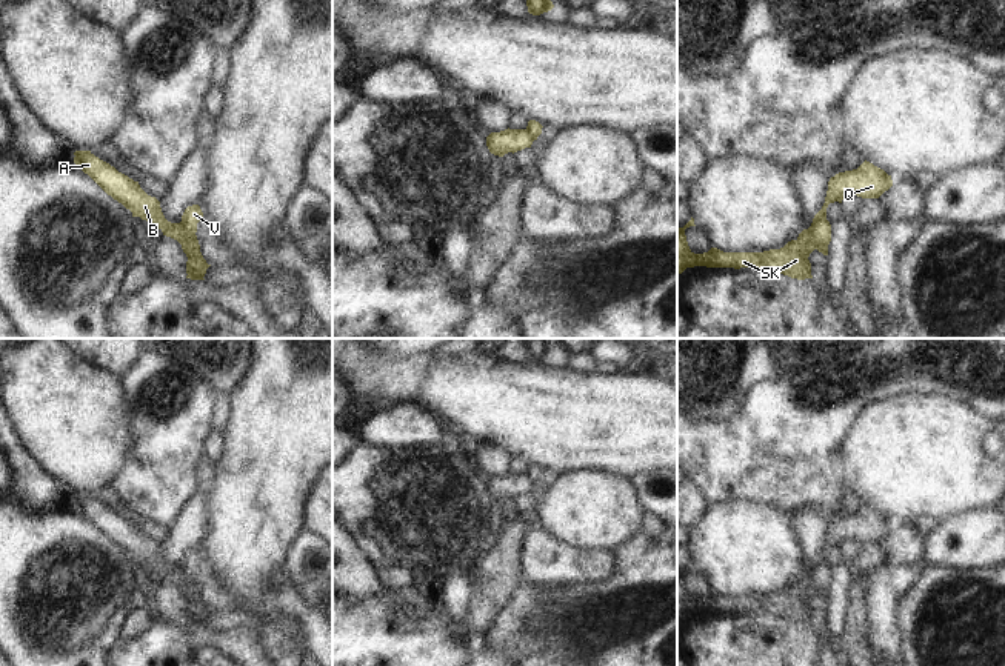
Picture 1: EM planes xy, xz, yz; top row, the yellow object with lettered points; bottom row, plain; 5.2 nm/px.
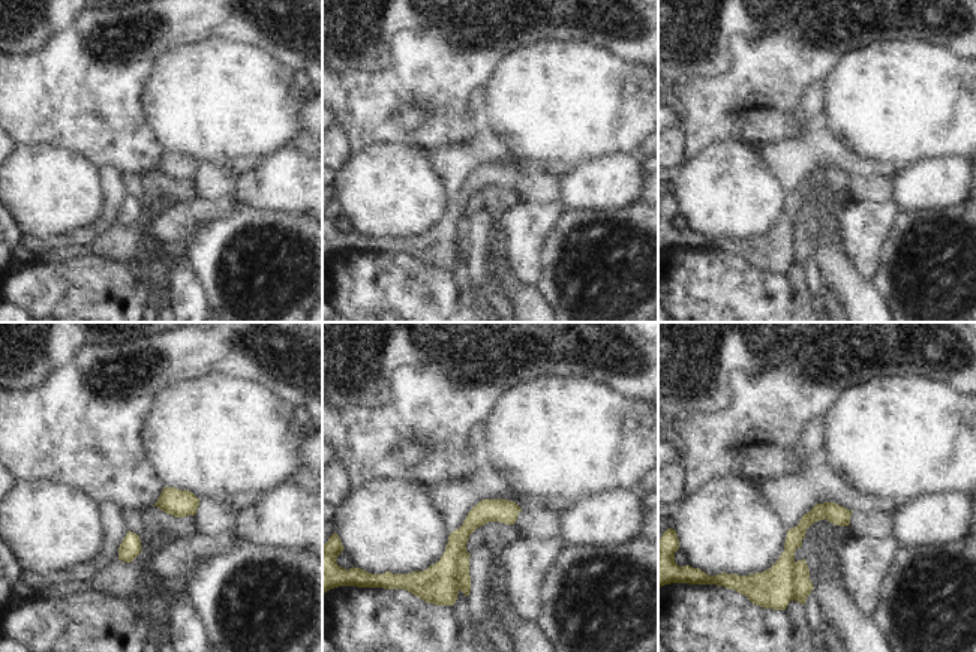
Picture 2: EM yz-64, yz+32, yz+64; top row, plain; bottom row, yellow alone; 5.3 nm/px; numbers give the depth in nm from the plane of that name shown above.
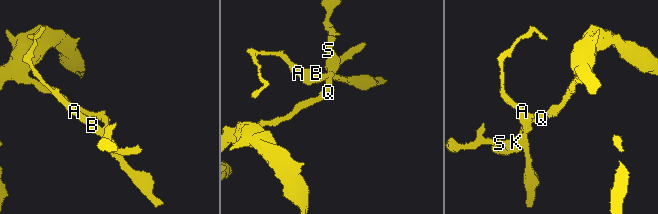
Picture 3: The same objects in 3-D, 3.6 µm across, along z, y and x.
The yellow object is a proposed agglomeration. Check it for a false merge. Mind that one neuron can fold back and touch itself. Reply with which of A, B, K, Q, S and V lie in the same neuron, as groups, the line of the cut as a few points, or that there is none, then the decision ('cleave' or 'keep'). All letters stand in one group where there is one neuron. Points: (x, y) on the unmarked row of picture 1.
A B / K Q S V; cut in yz along (825, 560), (814, 572), (814, 592); cleave

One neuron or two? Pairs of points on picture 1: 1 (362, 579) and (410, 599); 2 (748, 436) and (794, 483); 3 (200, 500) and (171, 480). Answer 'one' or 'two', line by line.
1: one
2: one
3: two

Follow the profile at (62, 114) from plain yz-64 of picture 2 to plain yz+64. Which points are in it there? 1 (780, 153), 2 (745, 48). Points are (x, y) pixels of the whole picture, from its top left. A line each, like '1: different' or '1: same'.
1: different
2: same

